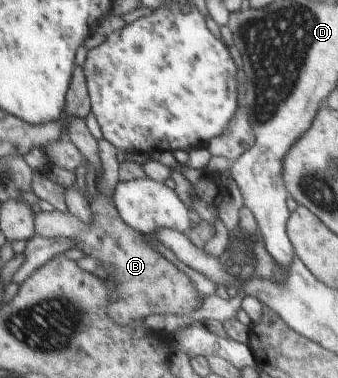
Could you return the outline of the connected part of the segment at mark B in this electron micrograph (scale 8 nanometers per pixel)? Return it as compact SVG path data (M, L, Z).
M94 192L94 195L89 201L90 210L92 213L92 220L90 224L79 221L73 217L68 211L61 213L58 210L51 212L37 212L34 215L34 233L44 238L65 238L73 239L74 247L81 249L85 255L93 257L101 263L104 267L98 268L96 274L101 275L101 279L105 278L114 283L118 295L116 299L110 302L108 306L108 316L116 324L129 324L137 321L142 321L147 315L163 315L171 313L173 315L187 314L192 310L196 310L200 304L197 299L202 298L201 295L193 286L193 283L181 271L178 271L171 263L165 260L161 255L151 250L141 239L138 231L131 229L116 212L113 207L112 200L105 198L101 194Z

